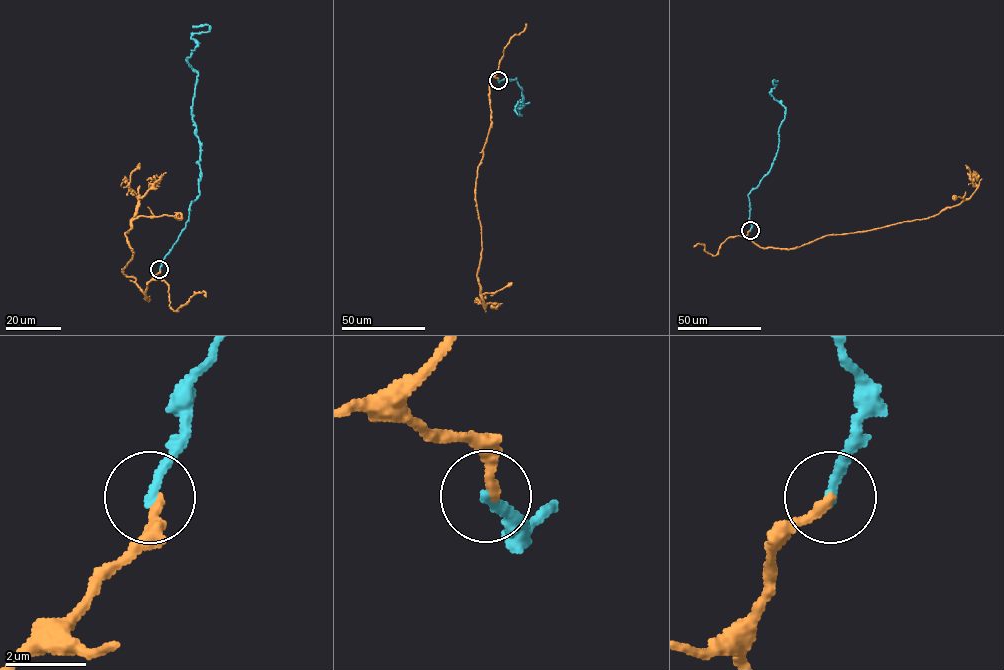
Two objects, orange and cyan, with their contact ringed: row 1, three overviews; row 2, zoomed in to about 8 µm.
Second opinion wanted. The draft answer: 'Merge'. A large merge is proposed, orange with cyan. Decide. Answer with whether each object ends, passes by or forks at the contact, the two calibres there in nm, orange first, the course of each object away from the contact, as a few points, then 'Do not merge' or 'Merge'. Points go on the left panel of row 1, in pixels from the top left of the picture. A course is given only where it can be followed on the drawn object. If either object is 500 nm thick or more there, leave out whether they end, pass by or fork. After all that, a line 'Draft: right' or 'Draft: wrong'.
At the ring orange ends. At the ring cyan ends. Thickness 240 nm (orange) against 240 nm. Course of orange: (160, 269), (147, 283), (148, 300), (122, 272), (132, 258), (125, 234), (138, 199), (157, 183), (147, 179). Course of cyan: (159, 269), (199, 194), (191, 106), (198, 73), (188, 59), (197, 44), (191, 38), (209, 26), (192, 26). Do not merge
Draft: wrong

